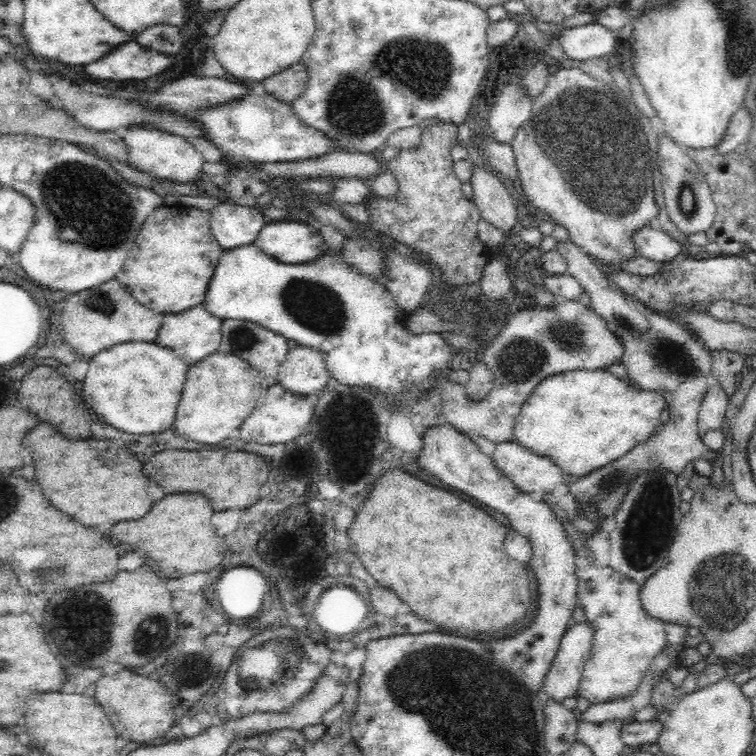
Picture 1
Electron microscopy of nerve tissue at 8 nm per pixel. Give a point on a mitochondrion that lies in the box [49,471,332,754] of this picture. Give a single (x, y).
(252, 678)

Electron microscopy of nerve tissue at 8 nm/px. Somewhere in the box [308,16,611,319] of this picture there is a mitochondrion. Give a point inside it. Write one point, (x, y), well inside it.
(423, 69)

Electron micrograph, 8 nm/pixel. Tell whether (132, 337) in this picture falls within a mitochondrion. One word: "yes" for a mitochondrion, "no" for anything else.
no

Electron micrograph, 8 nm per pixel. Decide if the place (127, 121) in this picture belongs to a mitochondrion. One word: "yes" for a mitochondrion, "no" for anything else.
no

